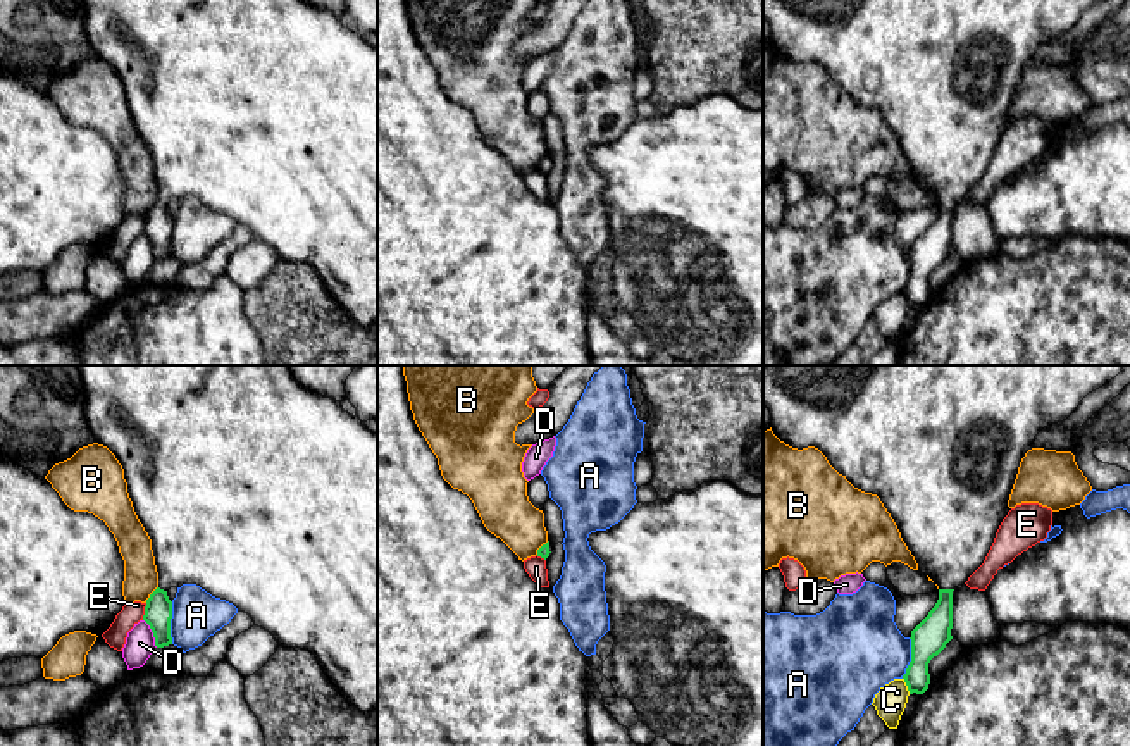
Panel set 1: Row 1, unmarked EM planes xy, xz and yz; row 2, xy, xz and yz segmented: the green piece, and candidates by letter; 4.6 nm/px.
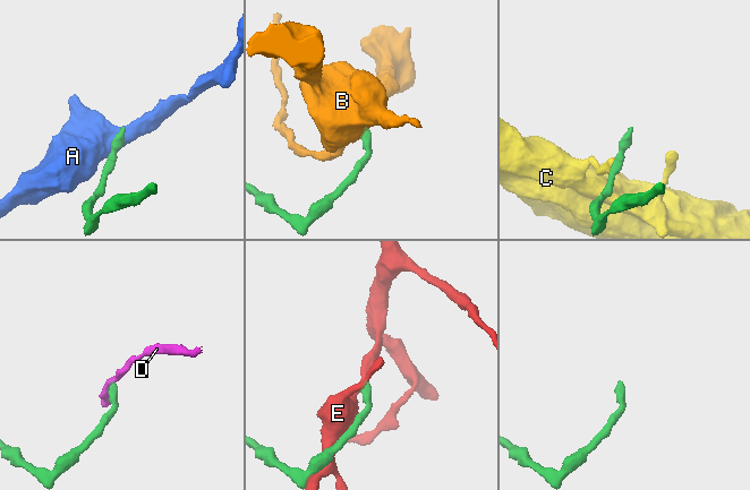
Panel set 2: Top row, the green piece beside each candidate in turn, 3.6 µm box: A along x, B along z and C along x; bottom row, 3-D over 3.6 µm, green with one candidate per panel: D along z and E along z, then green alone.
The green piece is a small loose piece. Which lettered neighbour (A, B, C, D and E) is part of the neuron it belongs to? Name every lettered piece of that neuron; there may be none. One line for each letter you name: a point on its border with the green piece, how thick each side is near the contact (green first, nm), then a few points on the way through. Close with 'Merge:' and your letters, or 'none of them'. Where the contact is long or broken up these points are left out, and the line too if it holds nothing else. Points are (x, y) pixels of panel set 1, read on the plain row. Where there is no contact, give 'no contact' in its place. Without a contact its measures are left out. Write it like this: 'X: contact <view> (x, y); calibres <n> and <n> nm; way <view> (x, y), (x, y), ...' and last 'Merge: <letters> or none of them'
Merge: none of them

